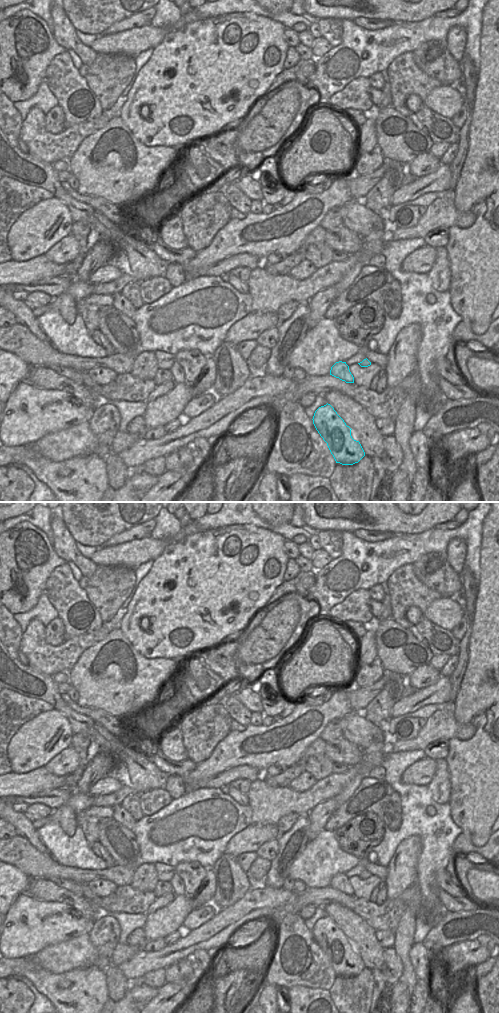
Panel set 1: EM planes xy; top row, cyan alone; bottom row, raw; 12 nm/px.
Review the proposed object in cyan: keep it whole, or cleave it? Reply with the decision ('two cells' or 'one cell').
one cell

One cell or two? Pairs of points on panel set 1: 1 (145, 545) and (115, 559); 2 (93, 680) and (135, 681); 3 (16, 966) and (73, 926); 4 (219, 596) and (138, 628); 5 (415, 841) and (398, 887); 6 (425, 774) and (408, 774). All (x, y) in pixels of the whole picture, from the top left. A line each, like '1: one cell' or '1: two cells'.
1: one cell
2: one cell
3: two cells
4: one cell
5: one cell
6: one cell

